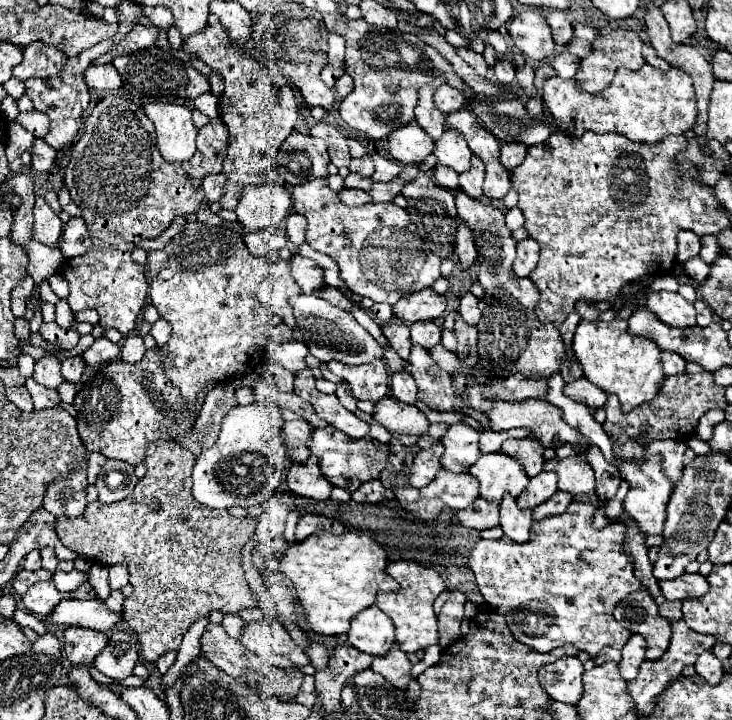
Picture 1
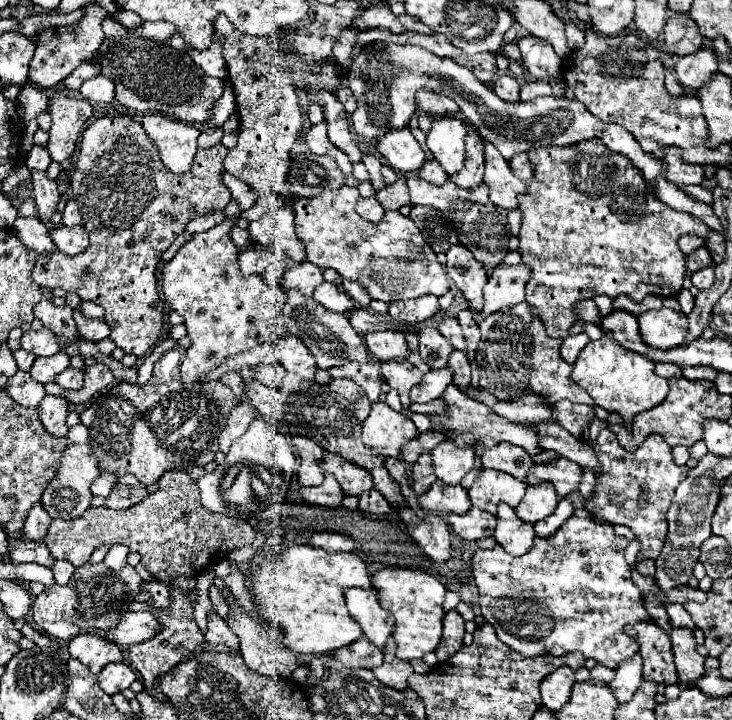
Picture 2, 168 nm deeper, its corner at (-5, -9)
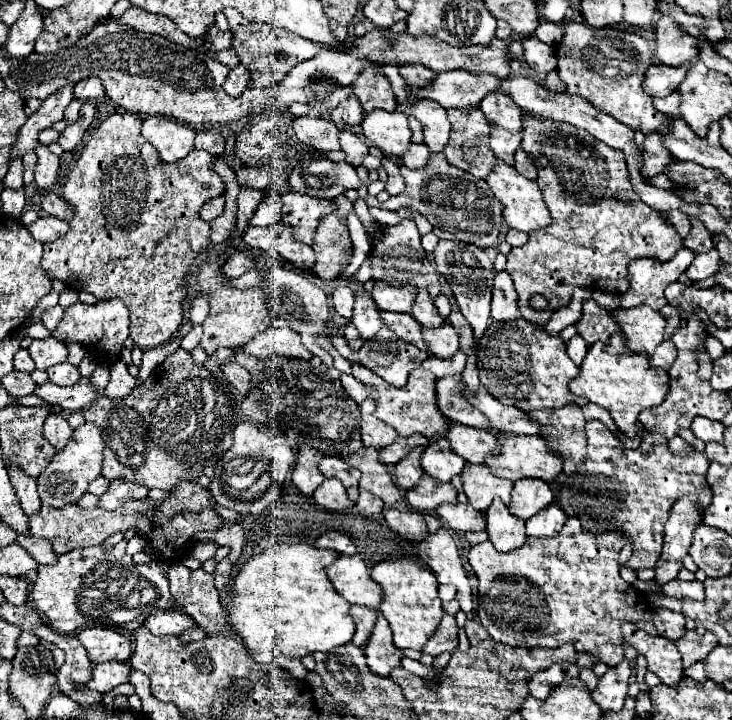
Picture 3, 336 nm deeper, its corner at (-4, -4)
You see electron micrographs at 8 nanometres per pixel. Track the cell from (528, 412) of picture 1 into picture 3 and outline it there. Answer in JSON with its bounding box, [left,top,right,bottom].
[353,364,451,442]

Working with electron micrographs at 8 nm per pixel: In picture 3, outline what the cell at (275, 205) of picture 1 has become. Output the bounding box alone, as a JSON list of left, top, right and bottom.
[277,222,313,270]

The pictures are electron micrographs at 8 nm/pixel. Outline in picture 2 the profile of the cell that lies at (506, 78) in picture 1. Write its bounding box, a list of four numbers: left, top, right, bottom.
[492,75,520,103]

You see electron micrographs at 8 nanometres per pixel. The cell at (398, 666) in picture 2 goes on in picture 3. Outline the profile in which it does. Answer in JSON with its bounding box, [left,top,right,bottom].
[365,614,403,678]

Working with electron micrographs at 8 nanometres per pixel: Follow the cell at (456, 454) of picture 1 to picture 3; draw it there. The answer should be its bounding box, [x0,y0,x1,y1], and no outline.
[421,438,465,482]

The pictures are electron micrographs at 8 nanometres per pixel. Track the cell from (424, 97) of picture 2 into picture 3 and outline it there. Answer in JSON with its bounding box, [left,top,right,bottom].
[399,64,435,88]

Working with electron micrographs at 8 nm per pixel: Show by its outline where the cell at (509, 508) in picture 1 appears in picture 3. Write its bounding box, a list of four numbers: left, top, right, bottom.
[487,498,527,552]

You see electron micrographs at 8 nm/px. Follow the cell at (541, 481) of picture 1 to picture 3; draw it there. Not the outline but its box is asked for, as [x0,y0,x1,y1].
[509,478,555,518]

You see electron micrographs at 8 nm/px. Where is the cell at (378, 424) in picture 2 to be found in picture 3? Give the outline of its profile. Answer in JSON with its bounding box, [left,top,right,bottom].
[361,398,397,448]

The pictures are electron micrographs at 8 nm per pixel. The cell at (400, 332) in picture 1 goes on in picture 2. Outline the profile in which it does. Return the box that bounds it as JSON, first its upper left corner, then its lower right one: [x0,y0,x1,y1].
[364,331,408,361]

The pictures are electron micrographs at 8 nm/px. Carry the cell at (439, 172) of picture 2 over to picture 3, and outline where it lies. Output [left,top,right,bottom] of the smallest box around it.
[401,144,431,168]

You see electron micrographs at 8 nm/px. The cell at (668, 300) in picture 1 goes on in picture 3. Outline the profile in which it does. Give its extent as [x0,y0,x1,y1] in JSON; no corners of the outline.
[617,306,667,354]

